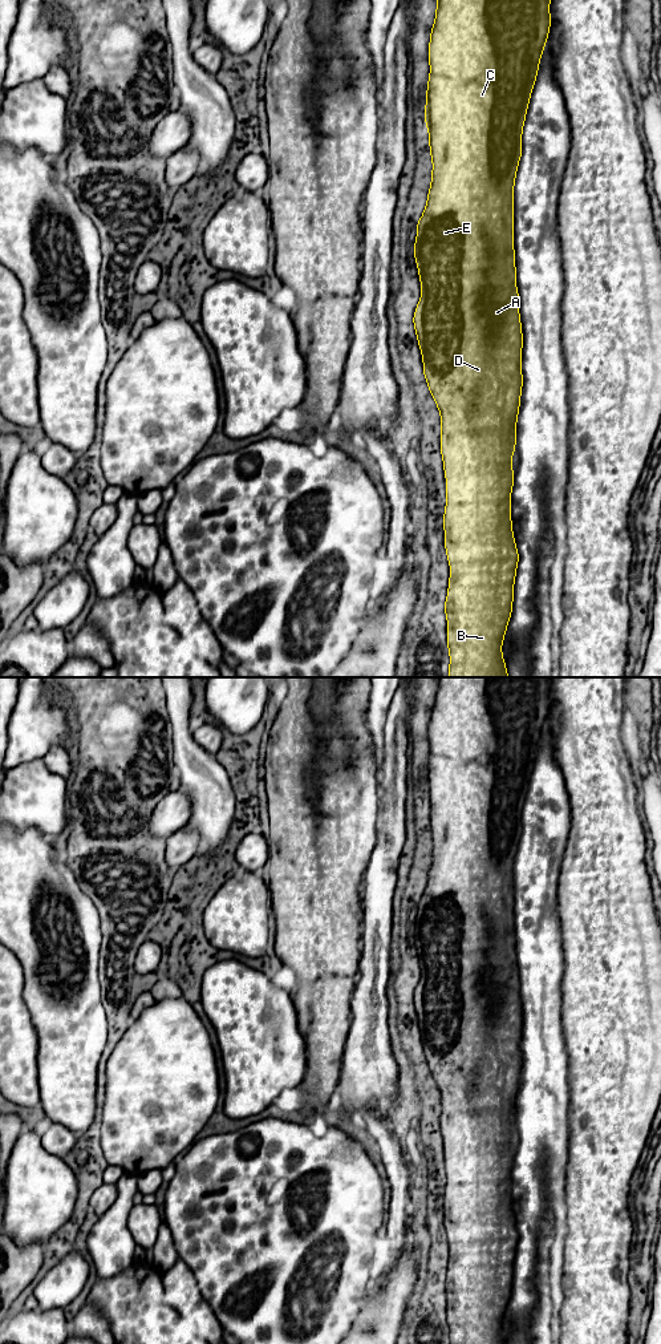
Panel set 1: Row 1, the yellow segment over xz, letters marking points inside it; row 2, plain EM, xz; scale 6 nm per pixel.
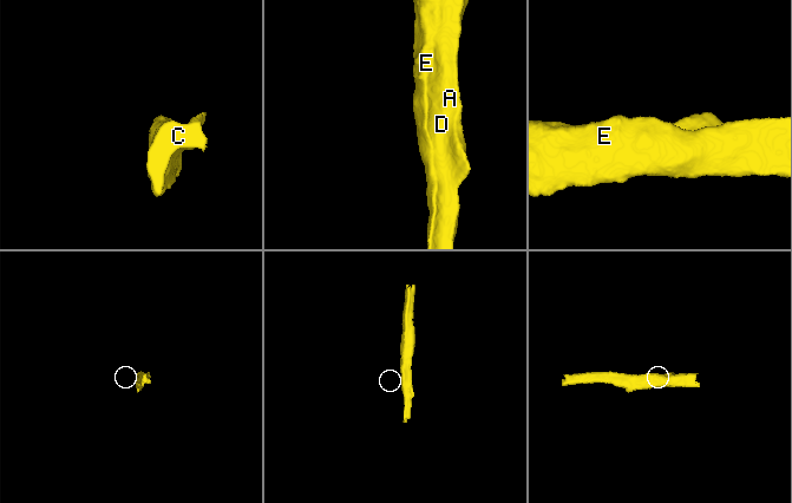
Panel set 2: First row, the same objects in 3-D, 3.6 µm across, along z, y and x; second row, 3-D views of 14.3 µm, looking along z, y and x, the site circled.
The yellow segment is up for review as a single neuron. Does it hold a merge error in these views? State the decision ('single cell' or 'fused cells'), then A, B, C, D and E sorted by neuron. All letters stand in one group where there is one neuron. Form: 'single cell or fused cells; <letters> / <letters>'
single cell; A B C D E

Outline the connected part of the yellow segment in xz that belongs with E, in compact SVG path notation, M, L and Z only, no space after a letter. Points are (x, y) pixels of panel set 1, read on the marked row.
M437 0L437 12L430 32L425 124L429 129L430 155L433 161L431 185L422 218L417 222L414 259L418 266L422 296L415 308L413 323L422 352L423 375L431 396L441 412L441 454L446 474L446 509L443 514L445 547L450 568L449 591L445 602L447 618L447 647L450 653L449 677L508 677L502 656L502 643L512 612L514 582L519 552L516 550L511 522L511 491L515 471L511 469L516 450L516 420L520 405L523 375L522 324L519 316L519 294L514 252L514 183L522 157L522 131L528 109L530 96L538 76L539 61L551 27L551 0Z

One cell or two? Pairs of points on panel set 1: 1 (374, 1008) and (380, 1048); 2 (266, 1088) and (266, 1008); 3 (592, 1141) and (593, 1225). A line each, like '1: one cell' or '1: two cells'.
1: one cell
2: one cell
3: one cell

